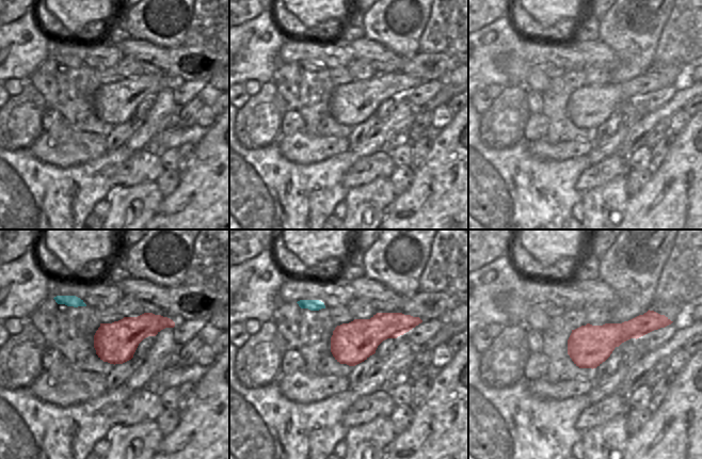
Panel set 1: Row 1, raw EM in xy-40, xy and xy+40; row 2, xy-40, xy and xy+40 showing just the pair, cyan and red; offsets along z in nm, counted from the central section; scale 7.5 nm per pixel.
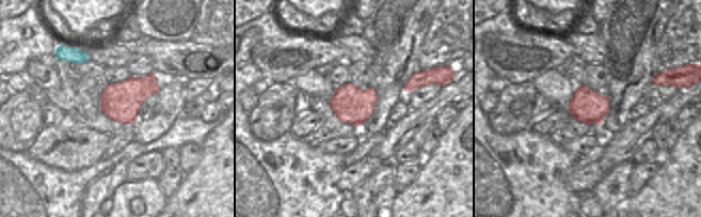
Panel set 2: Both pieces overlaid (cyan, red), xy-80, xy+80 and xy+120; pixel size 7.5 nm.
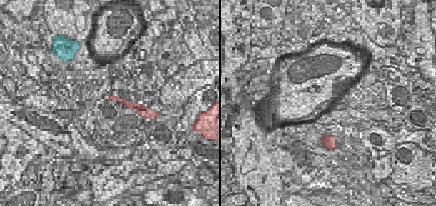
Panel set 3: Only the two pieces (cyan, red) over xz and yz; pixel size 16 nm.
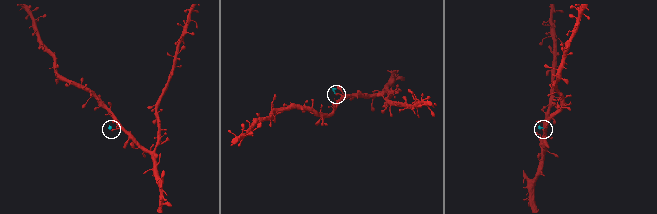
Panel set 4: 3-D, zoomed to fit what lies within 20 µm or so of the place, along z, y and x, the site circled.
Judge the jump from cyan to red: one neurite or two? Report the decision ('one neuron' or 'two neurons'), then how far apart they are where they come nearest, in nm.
two neurons; 170 nm apart

